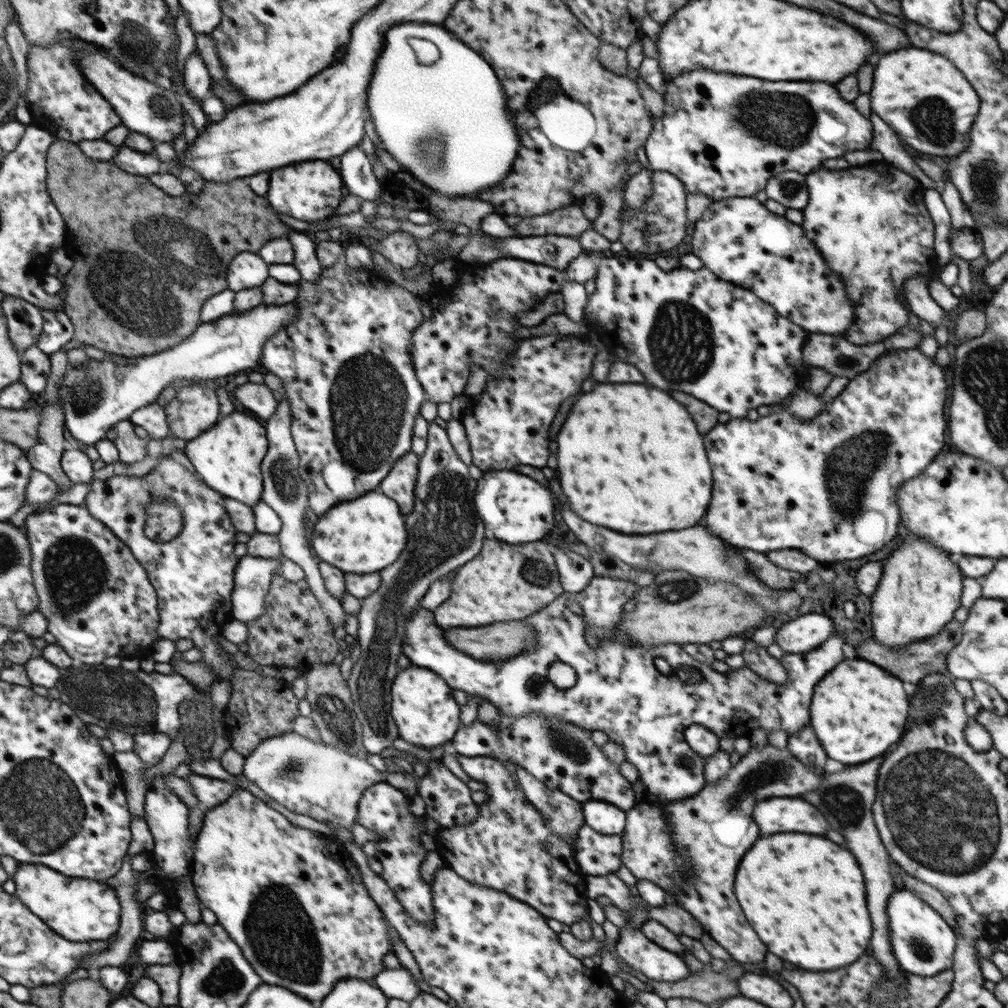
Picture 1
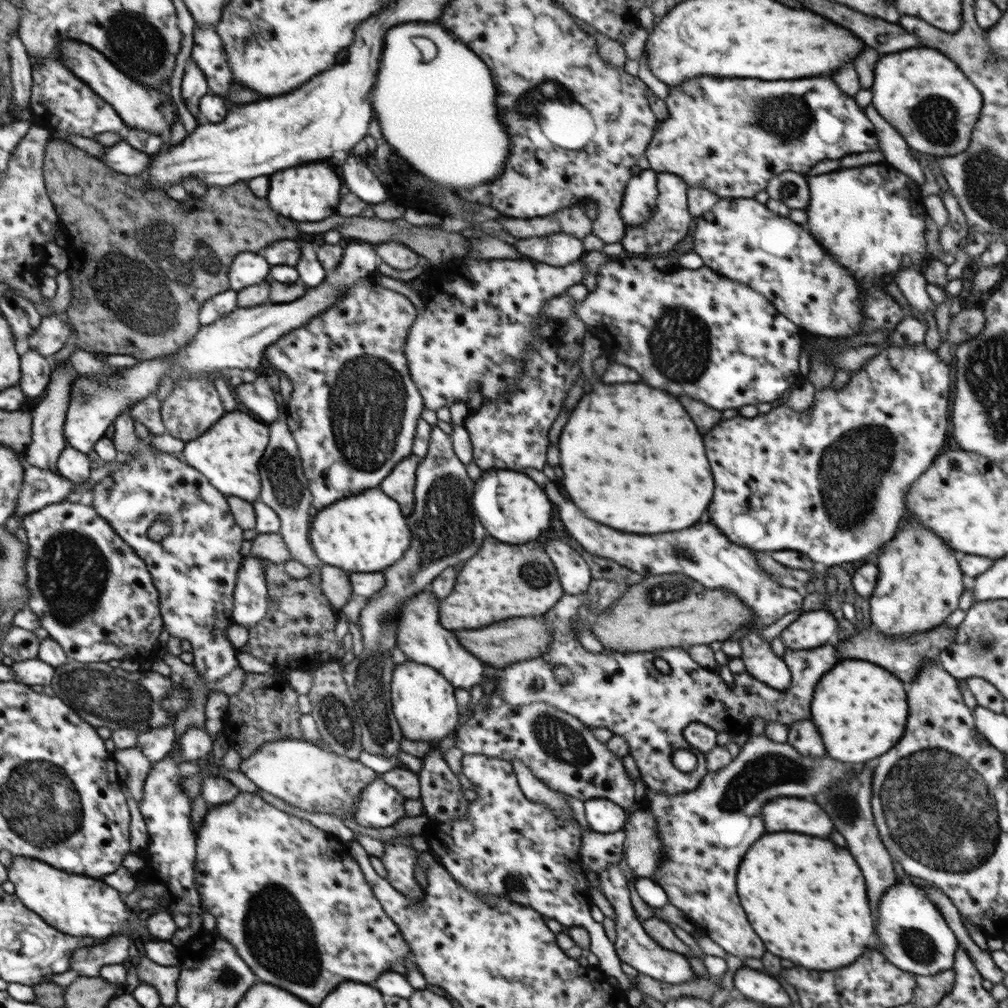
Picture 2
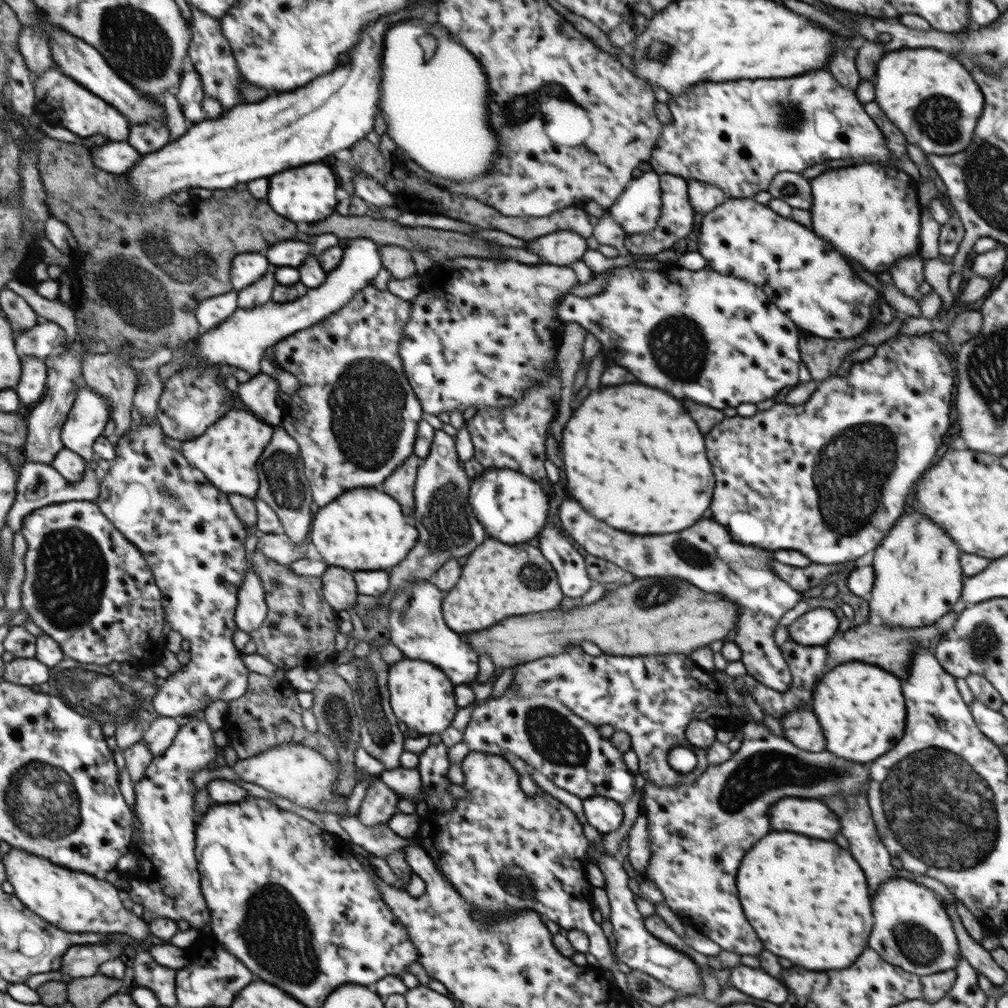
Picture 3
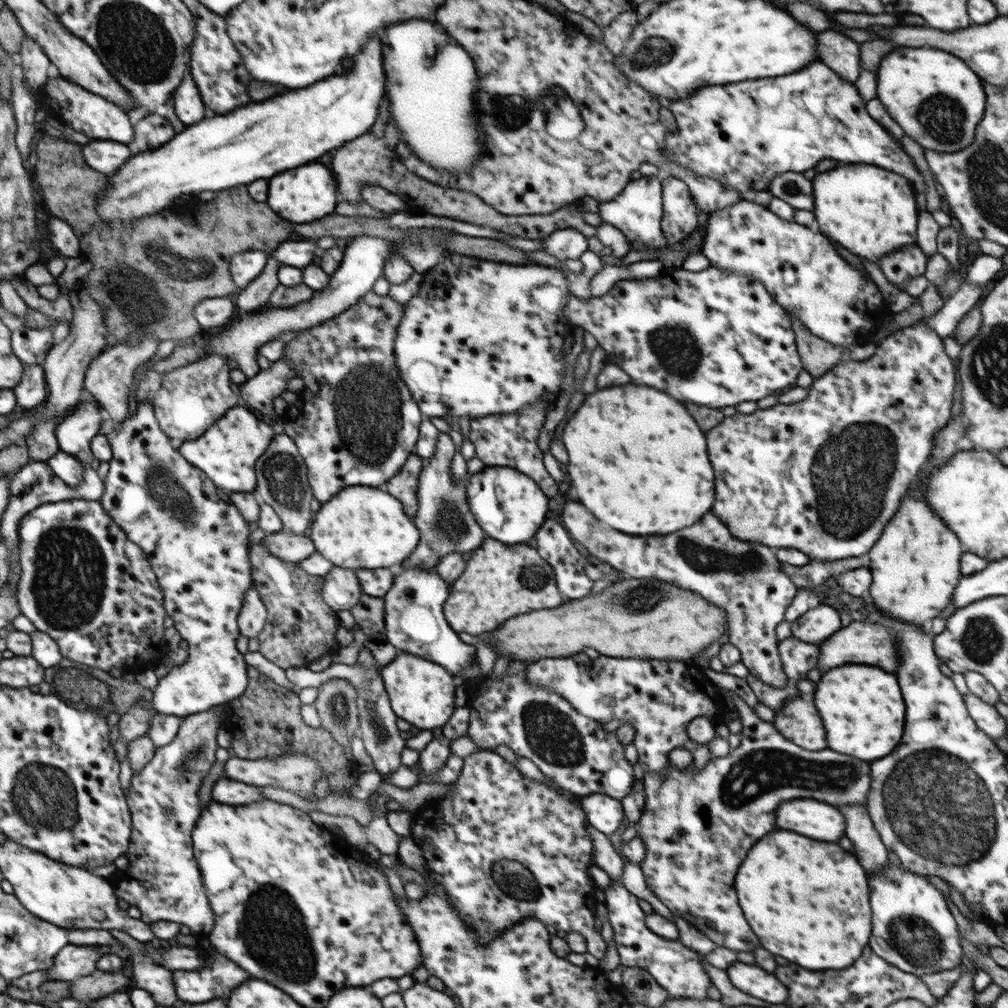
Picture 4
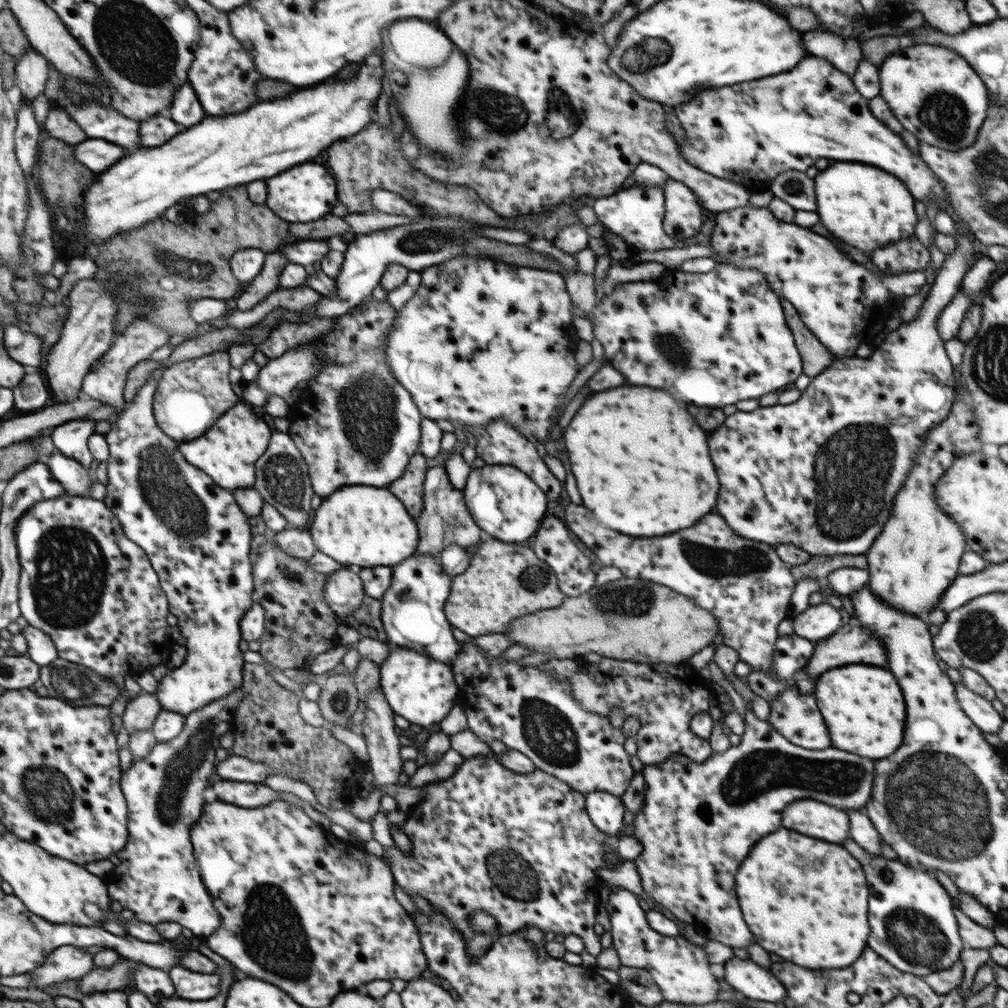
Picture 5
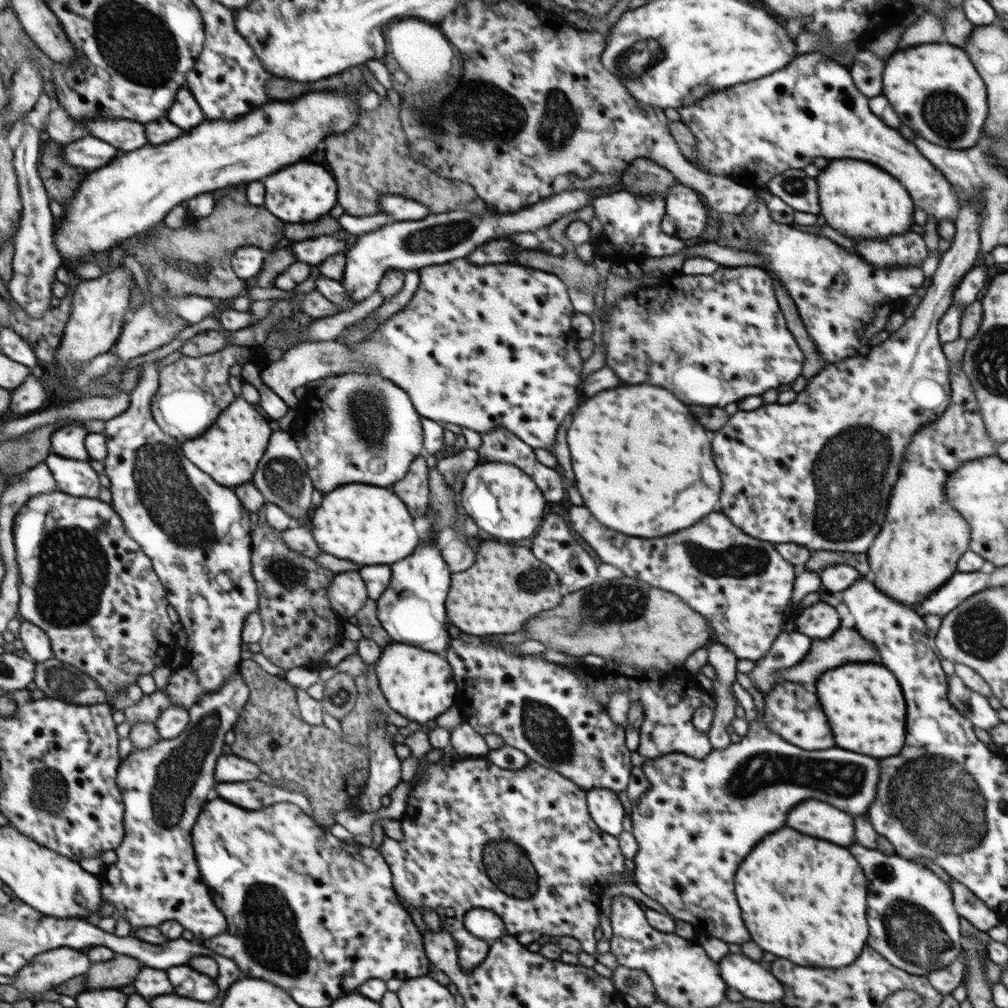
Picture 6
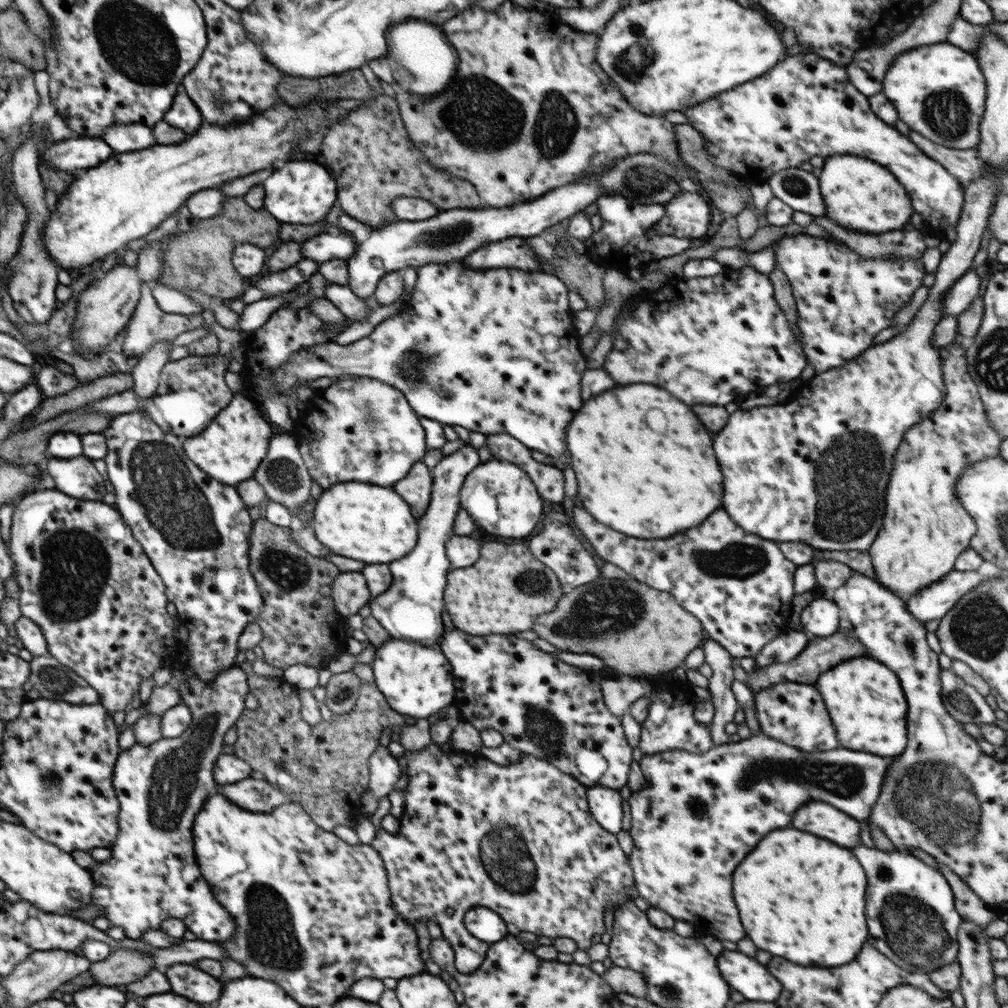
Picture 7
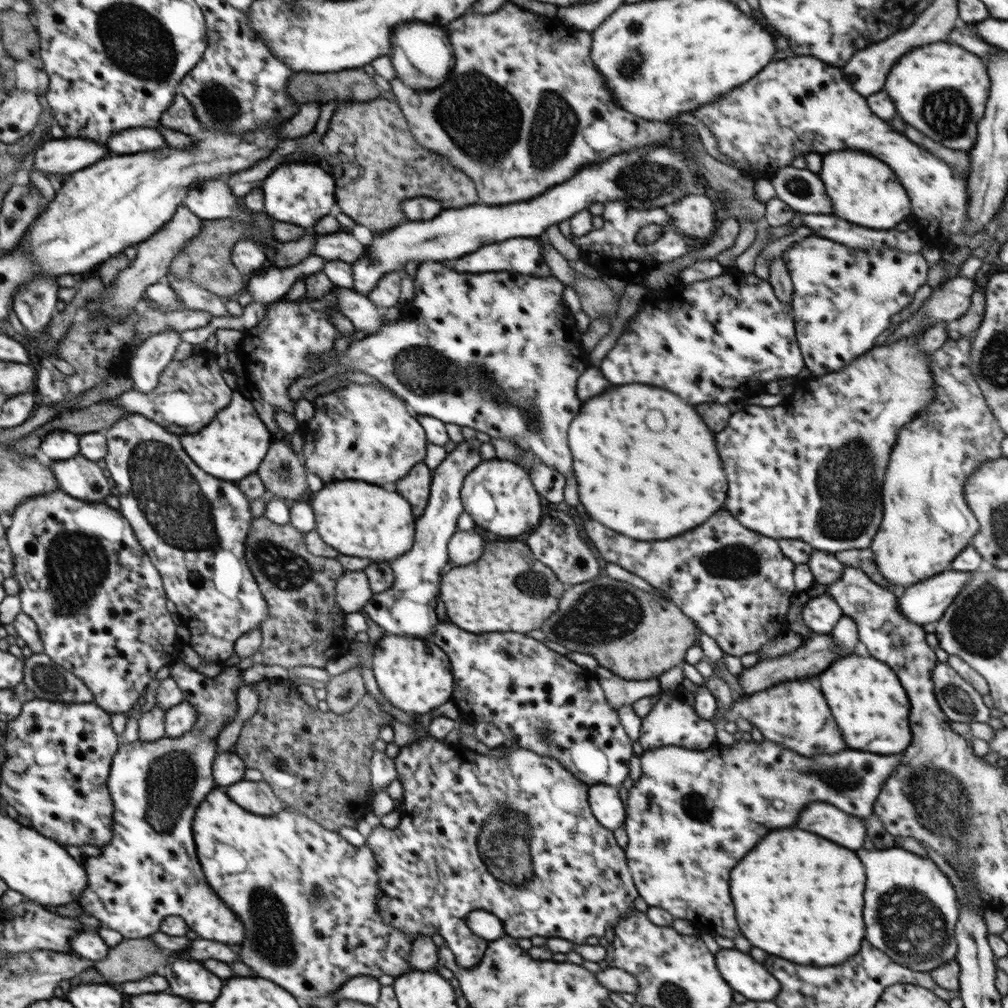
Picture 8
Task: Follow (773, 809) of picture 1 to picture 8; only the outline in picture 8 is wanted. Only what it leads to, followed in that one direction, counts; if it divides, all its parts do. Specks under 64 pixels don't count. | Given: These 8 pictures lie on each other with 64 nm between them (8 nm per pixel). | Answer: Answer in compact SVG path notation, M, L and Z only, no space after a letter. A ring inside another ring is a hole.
M810 804L800 814L796 826L824 836L850 850L862 848L866 836L866 828L860 818L848 816L832 804Z

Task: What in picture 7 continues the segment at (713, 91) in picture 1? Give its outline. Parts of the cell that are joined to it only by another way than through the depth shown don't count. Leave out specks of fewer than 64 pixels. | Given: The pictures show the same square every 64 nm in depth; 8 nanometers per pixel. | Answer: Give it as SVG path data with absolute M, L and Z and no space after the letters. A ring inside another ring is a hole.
M816 53L812 54L800 54L800 56L790 56L786 58L784 62L780 62L778 66L774 66L768 74L752 80L752 82L746 82L746 84L740 84L735 86L728 92L721 92L719 95L712 97L712 100L708 99L706 102L694 105L693 107L684 109L682 111L690 126L693 126L703 137L705 149L709 154L709 158L713 160L713 163L720 168L727 168L733 170L736 174L742 177L743 184L748 185L751 189L755 189L756 186L768 182L772 174L786 170L786 168L799 167L802 162L808 162L813 156L834 156L836 154L853 154L854 156L862 156L868 160L876 161L878 164L888 168L896 178L898 182L906 188L910 200L912 200L912 208L914 212L919 214L922 218L928 218L932 222L928 222L934 230L944 230L946 228L955 228L960 222L960 216L962 216L962 209L964 206L964 186L960 184L941 164L936 164L932 158L924 156L922 150L918 150L916 144L912 144L906 136L902 136L900 132L896 132L892 126L888 126L883 120L880 120L879 116L876 116L875 112L872 112L869 97L864 96L858 89L850 82L846 67L834 64L832 61L826 60Z

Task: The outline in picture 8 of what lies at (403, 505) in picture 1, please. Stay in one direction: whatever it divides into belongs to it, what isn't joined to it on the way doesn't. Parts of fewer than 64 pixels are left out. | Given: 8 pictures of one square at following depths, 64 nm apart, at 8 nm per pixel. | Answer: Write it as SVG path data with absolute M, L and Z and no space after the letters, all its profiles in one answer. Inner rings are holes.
M424 462L416 463L412 470L393 485L411 504L411 511L417 517L422 516L431 494L432 471Z

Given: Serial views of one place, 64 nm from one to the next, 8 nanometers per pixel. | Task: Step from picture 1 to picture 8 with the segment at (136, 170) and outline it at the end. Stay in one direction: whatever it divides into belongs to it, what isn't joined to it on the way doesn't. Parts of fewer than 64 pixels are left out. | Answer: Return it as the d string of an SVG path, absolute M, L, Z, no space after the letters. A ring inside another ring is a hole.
M66 136L64 139L51 139L46 141L32 157L34 170L44 173L62 174L66 176L77 170L86 168L110 154L109 147L99 142Z

